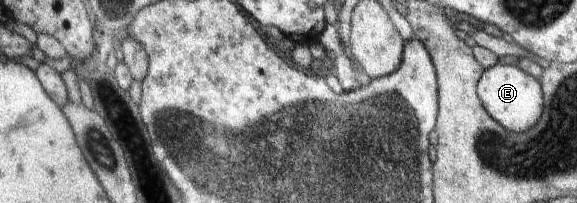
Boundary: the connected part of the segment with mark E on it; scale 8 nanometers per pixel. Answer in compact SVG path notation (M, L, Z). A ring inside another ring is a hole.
M498 64L488 68L479 83L479 94L490 115L506 129L516 133L526 133L534 129L545 114L545 88L542 82L518 65Z

